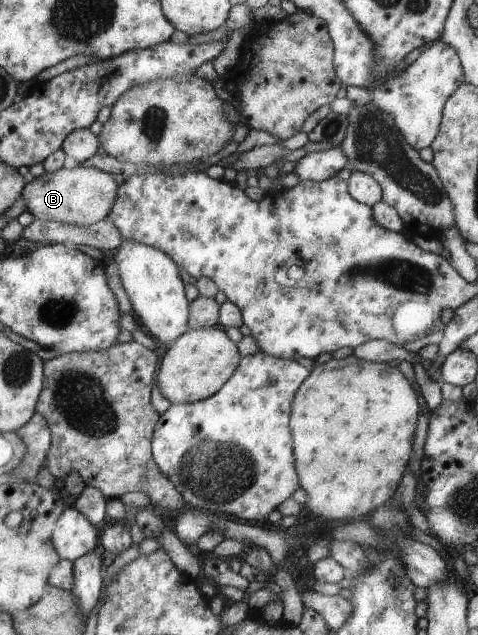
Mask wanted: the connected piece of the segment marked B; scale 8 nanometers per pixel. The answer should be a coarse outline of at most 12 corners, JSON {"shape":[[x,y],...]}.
{"shape":[[79,164],[28,179],[20,199],[40,220],[109,218],[115,174]]}

